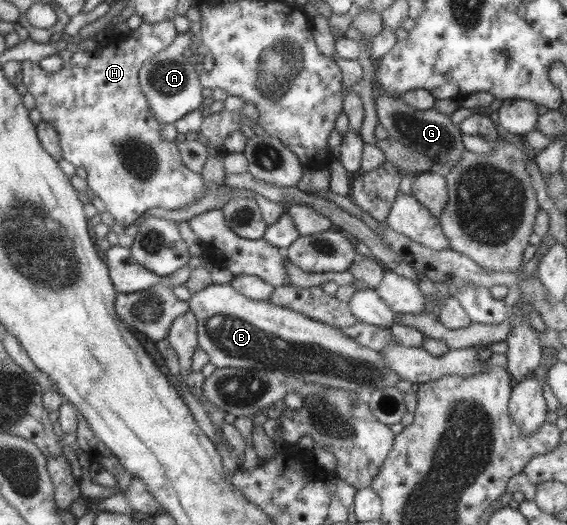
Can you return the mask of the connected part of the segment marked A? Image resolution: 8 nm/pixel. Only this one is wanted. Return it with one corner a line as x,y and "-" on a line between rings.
188,32
177,33
165,49
148,57
138,71
138,83
150,106
150,111
161,124
173,124
187,113
197,110
202,101
199,75
202,70
198,61
183,55
185,49
194,49

